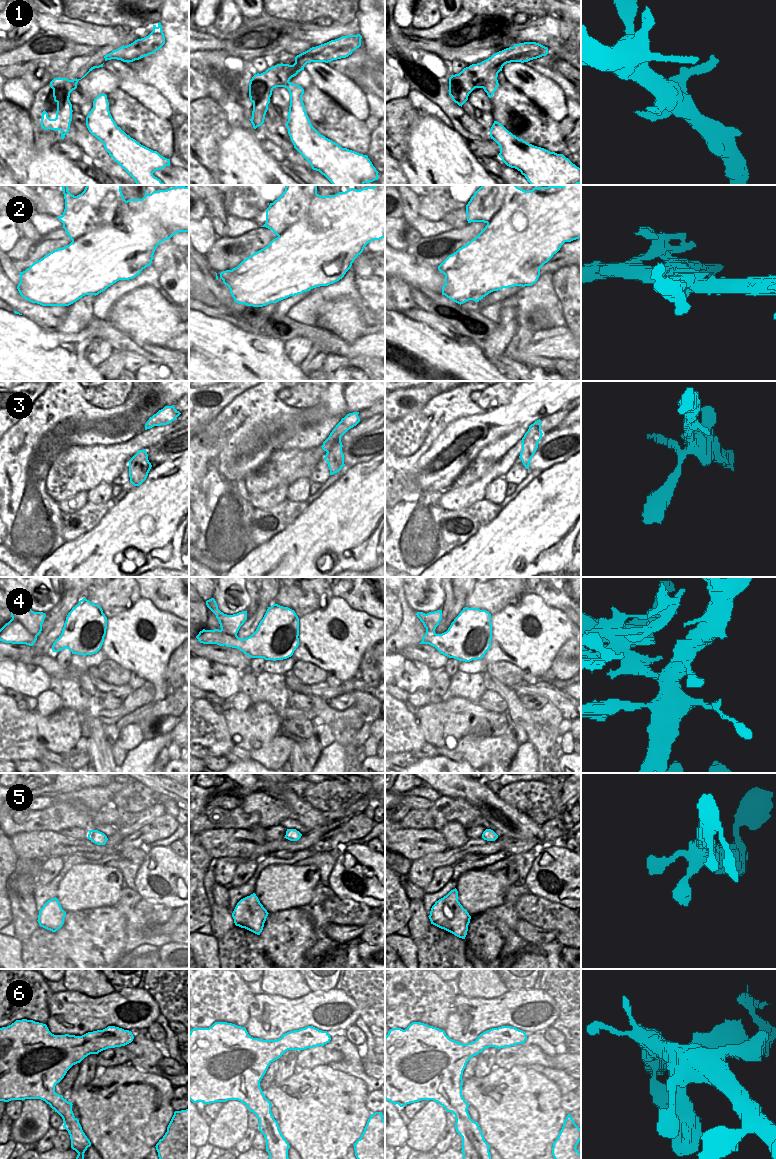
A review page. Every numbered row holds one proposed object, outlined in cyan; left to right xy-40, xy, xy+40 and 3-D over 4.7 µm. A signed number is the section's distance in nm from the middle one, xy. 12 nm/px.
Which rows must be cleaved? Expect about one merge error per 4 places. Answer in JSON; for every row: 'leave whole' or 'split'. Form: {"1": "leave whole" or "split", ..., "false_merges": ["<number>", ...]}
{"1": "split", "2": "split", "3": "split", "4": "split", "5": "leave whole", "6": "leave whole", "false_merges": ["1", "2", "3", "4"]}

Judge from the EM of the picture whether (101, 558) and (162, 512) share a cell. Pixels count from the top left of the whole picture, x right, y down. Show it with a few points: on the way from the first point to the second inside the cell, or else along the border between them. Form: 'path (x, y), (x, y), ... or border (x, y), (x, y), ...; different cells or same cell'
path (112, 542), (143, 511), (146, 511); same cell

